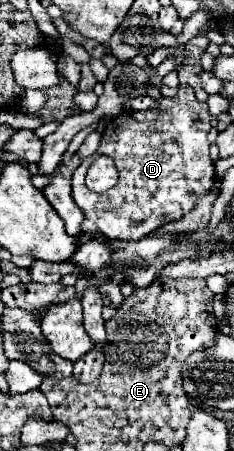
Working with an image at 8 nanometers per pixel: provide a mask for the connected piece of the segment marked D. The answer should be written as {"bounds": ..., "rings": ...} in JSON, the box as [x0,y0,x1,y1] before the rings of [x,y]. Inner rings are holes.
{"bounds":[72,84,215,240],"rings":[[[180,84],[174,98],[158,98],[150,110],[114,116],[102,132],[96,154],[82,160],[72,176],[74,202],[104,236],[118,240],[139,240],[160,226],[179,220],[194,208],[195,197],[208,194],[215,181],[214,162],[208,154],[210,118],[208,104],[198,102],[188,84]],[[102,154],[114,160],[120,180],[114,188],[98,194],[86,188],[84,176],[88,166]]]}

